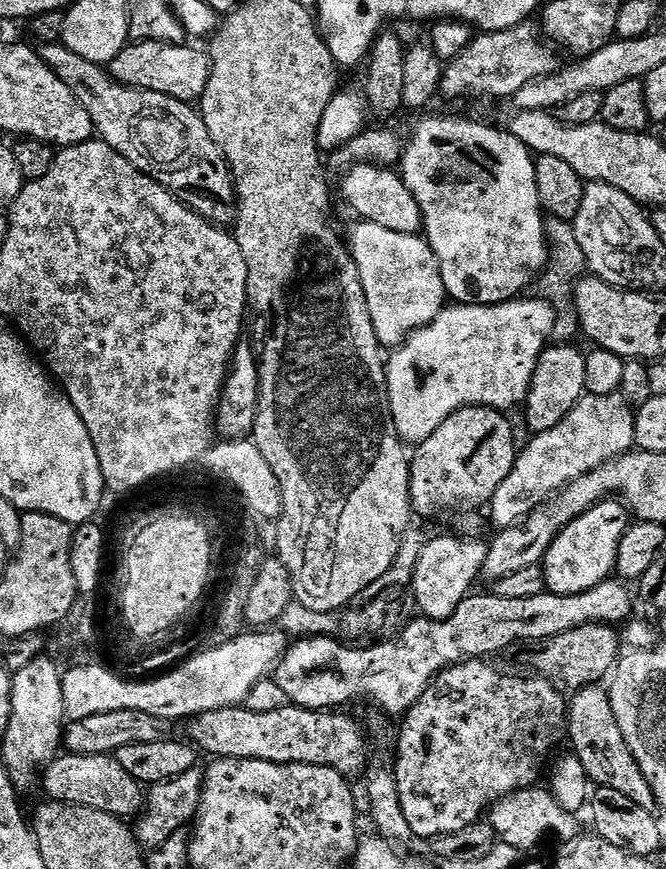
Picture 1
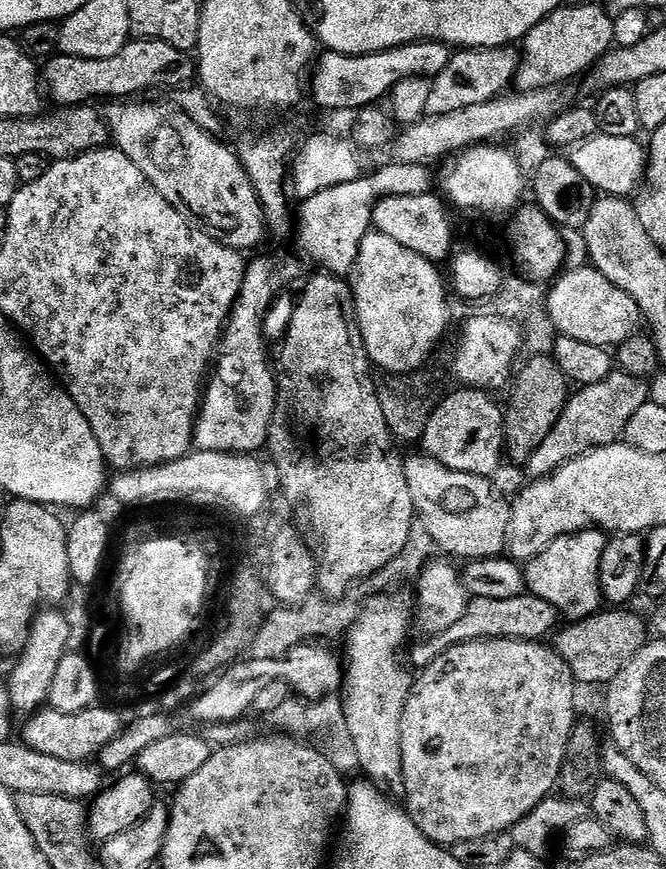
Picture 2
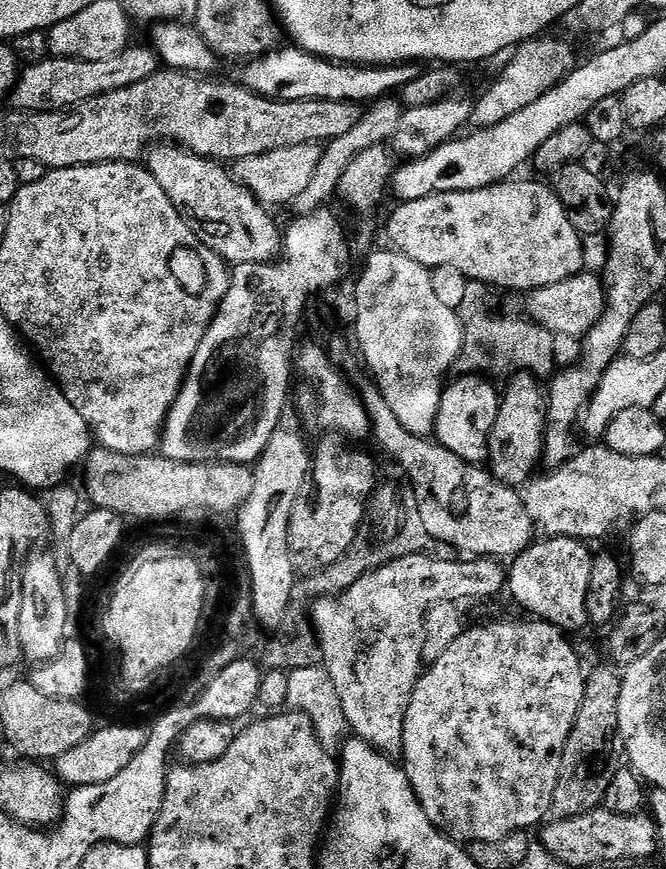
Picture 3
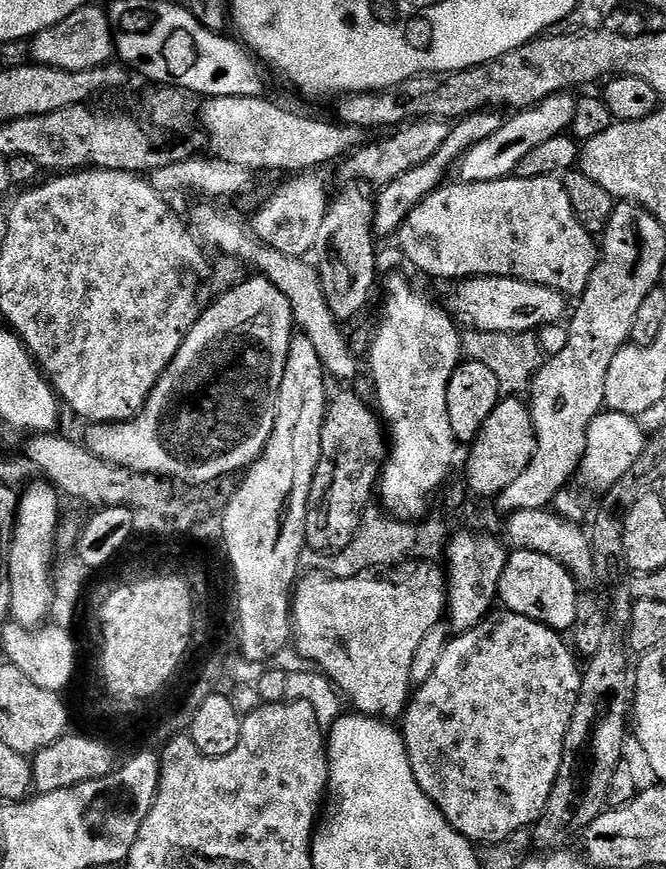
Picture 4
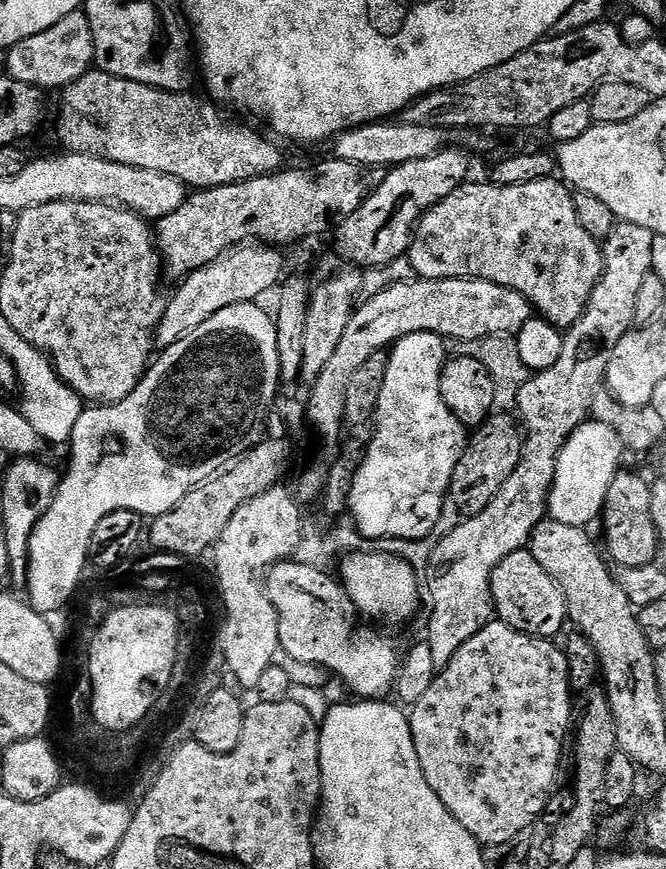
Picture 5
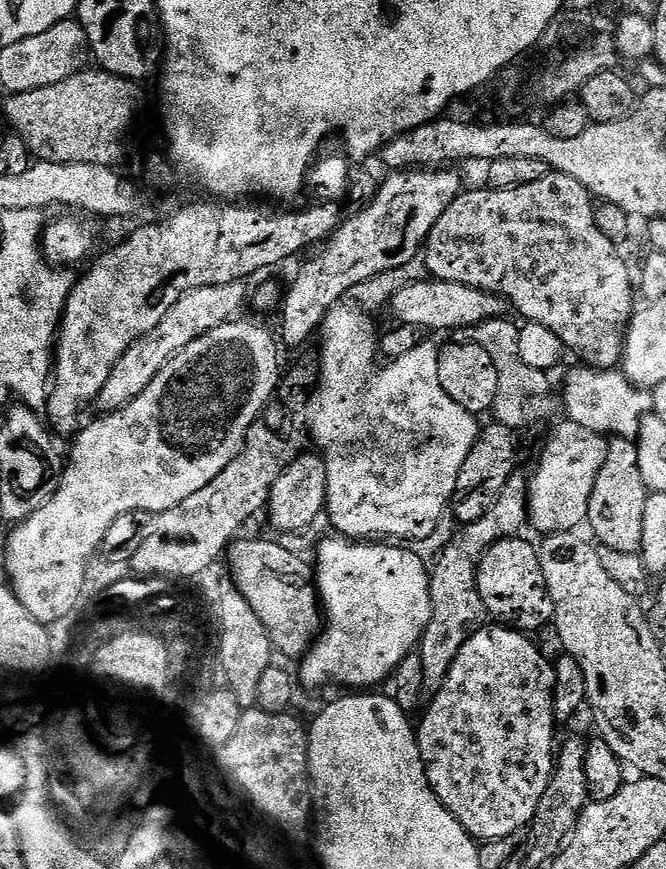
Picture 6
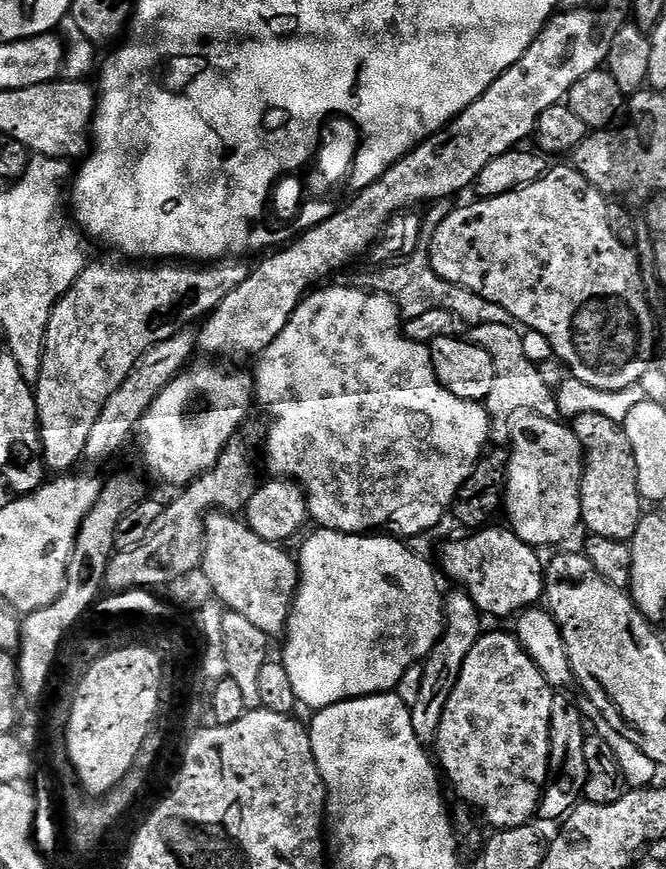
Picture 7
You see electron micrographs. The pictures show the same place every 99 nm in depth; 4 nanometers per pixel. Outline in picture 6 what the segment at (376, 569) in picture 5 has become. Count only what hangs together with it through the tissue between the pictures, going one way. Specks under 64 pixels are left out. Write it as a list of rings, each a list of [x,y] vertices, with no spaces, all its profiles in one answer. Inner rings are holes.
[[[335,538],[336,540],[324,540],[320,544],[320,549],[317,550],[316,552],[316,560],[314,559],[314,571],[316,573],[316,584],[318,587],[318,591],[320,593],[320,598],[322,601],[322,608],[323,611],[326,613],[326,623],[323,625],[322,631],[316,641],[315,644],[312,645],[311,648],[308,649],[306,655],[303,657],[304,660],[304,676],[302,672],[302,680],[304,683],[304,680],[308,684],[328,684],[333,680],[334,683],[336,684],[349,684],[350,687],[349,689],[352,690],[368,690],[371,688],[368,688],[371,686],[371,684],[380,684],[383,682],[384,679],[391,677],[393,673],[395,673],[396,668],[404,659],[407,658],[407,656],[413,655],[417,651],[418,645],[421,640],[424,638],[424,631],[428,629],[428,623],[432,621],[432,598],[431,598],[431,586],[432,582],[430,579],[430,572],[429,569],[426,567],[424,568],[424,564],[422,561],[419,560],[418,557],[415,556],[414,553],[411,552],[410,549],[408,548],[391,548],[390,545],[391,543],[388,542],[353,542],[351,539],[348,538]]]

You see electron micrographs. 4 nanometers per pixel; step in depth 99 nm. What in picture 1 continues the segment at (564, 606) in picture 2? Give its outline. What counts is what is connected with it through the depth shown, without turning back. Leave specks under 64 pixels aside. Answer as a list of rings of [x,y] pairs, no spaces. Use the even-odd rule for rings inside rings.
[[[609,498],[597,502],[593,508],[574,518],[554,538],[542,561],[544,583],[554,594],[582,594],[616,571],[618,546],[630,523],[630,512],[619,499]]]

